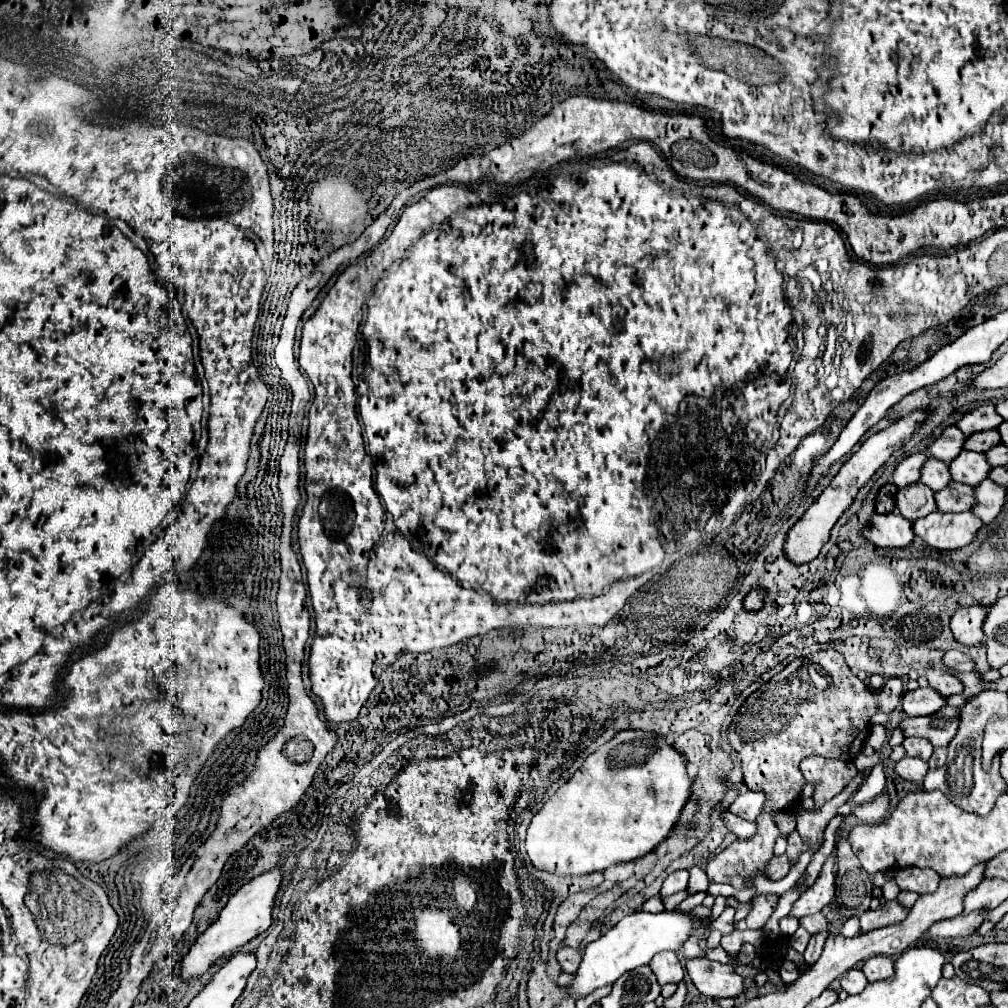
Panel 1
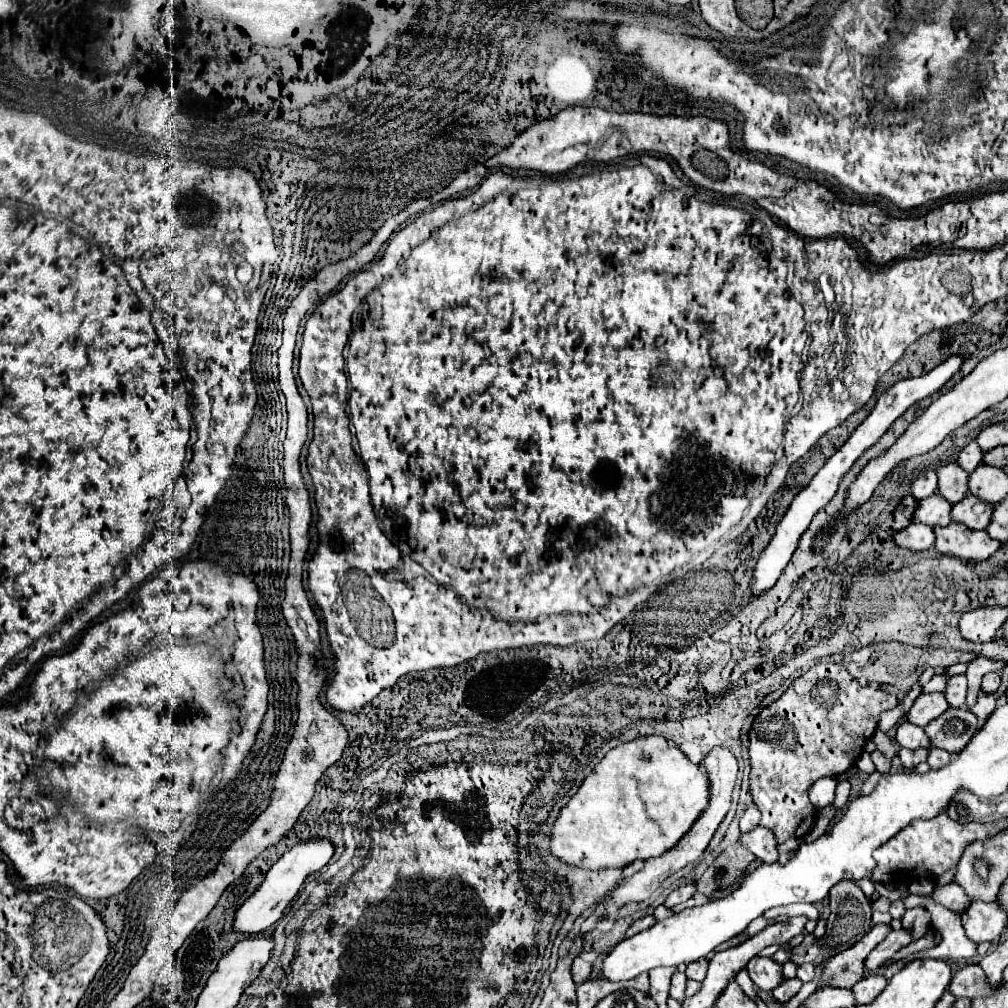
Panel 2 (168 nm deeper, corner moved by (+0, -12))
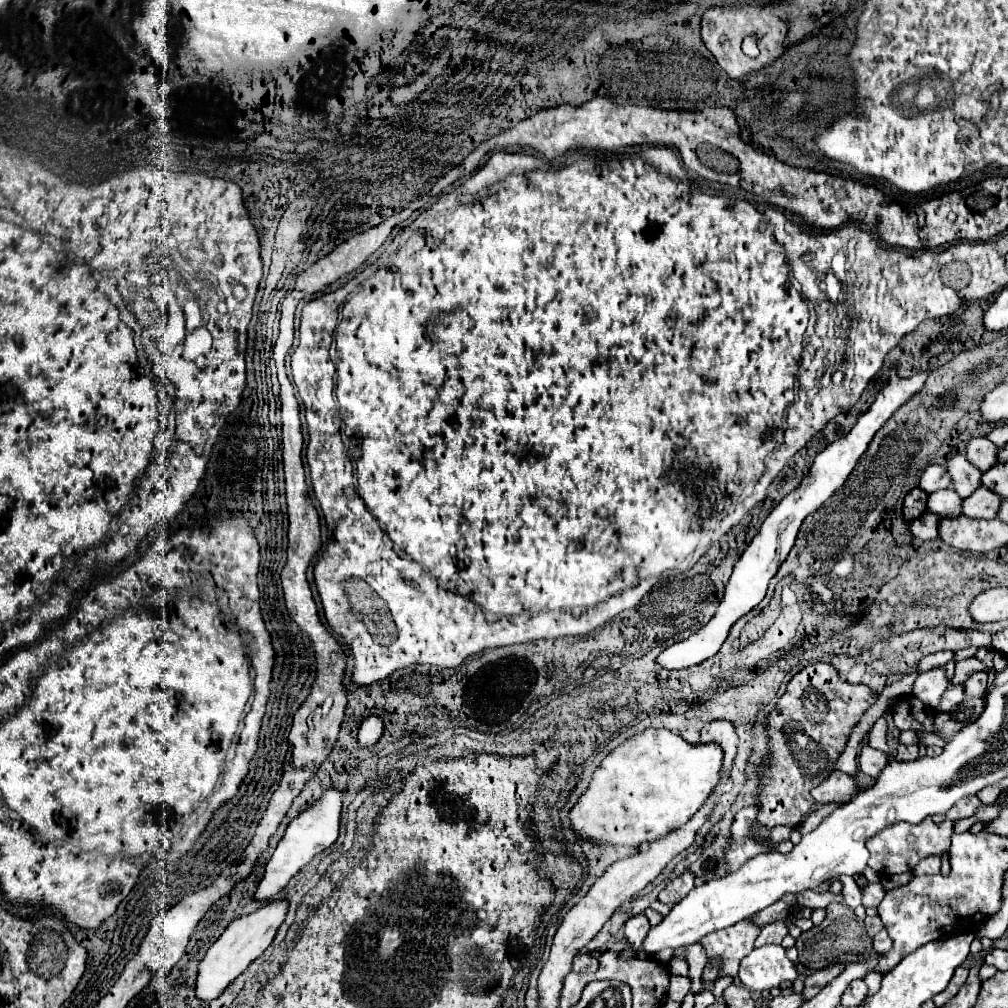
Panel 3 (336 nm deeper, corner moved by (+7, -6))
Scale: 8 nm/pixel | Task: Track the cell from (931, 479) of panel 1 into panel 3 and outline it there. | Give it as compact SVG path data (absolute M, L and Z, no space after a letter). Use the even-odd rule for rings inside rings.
M962 454L952 456L946 462L946 470L948 470L950 478L952 478L950 488L956 490L956 494L960 494L960 498L968 498L980 486L982 472L976 470Z

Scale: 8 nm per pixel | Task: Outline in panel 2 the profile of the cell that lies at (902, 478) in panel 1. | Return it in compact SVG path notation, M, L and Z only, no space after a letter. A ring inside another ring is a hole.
M933 470L925 472L923 476L919 476L913 484L911 484L911 494L917 500L923 500L927 496L933 496L937 492L937 474Z

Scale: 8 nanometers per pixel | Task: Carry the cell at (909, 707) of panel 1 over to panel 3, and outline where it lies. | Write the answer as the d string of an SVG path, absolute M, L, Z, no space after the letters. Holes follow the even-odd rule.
M936 668L936 670L930 670L930 672L924 672L916 678L914 682L914 688L912 688L912 694L924 702L924 706L936 710L938 708L938 702L944 694L944 690L948 688L948 678L944 676L944 670L942 668Z

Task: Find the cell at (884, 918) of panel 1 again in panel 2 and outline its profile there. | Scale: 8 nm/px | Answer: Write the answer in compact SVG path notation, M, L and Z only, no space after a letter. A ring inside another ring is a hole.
M887 924L873 926L867 936L853 948L847 948L847 952L841 952L839 956L833 956L827 960L823 968L823 976L817 984L817 988L833 986L833 988L853 988L865 974L865 958L869 952L891 932Z

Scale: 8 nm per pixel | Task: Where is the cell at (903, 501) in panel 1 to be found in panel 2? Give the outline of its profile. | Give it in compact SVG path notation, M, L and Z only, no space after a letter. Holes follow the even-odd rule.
M939 494L923 498L919 500L919 508L915 510L915 522L929 526L947 526L951 524L951 504Z

